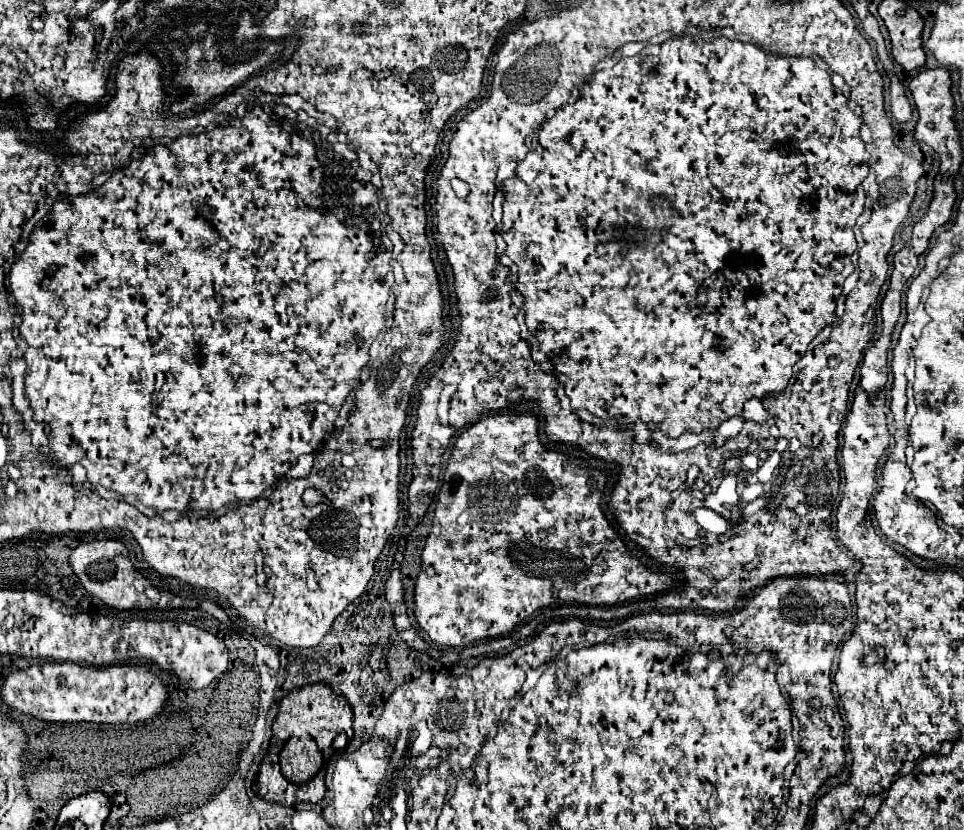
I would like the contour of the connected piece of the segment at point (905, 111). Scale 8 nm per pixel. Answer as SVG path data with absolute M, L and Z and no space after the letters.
M891 74L891 114L899 122L909 122L911 114L913 114L911 102L905 94L905 88L895 74Z

